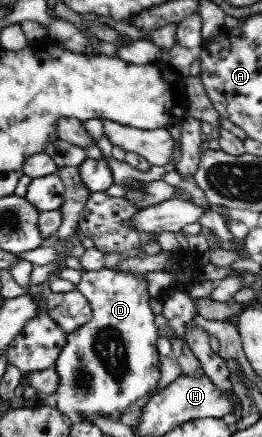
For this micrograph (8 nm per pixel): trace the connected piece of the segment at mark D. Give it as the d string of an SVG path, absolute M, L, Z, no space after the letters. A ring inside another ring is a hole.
M102 267L96 271L82 271L81 281L75 288L88 299L93 317L90 322L66 336L66 346L55 365L60 376L60 386L54 408L74 420L83 420L85 414L99 414L120 419L131 404L157 388L161 377L161 356L157 349L160 334L148 301L150 300L148 282L144 279L144 275Z

